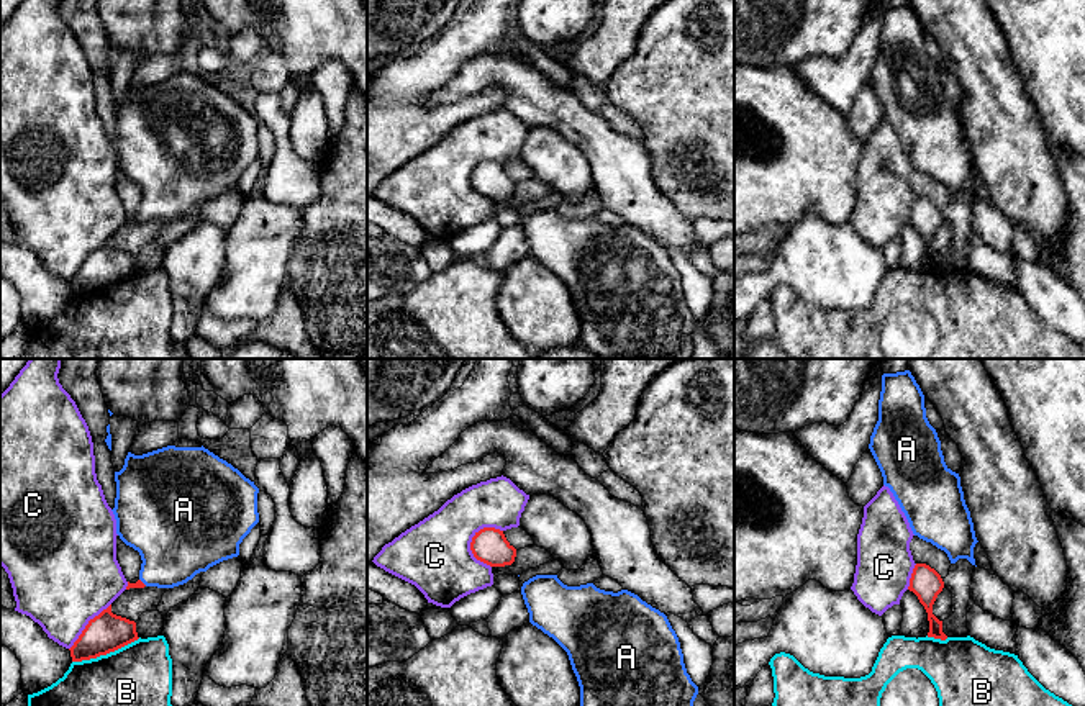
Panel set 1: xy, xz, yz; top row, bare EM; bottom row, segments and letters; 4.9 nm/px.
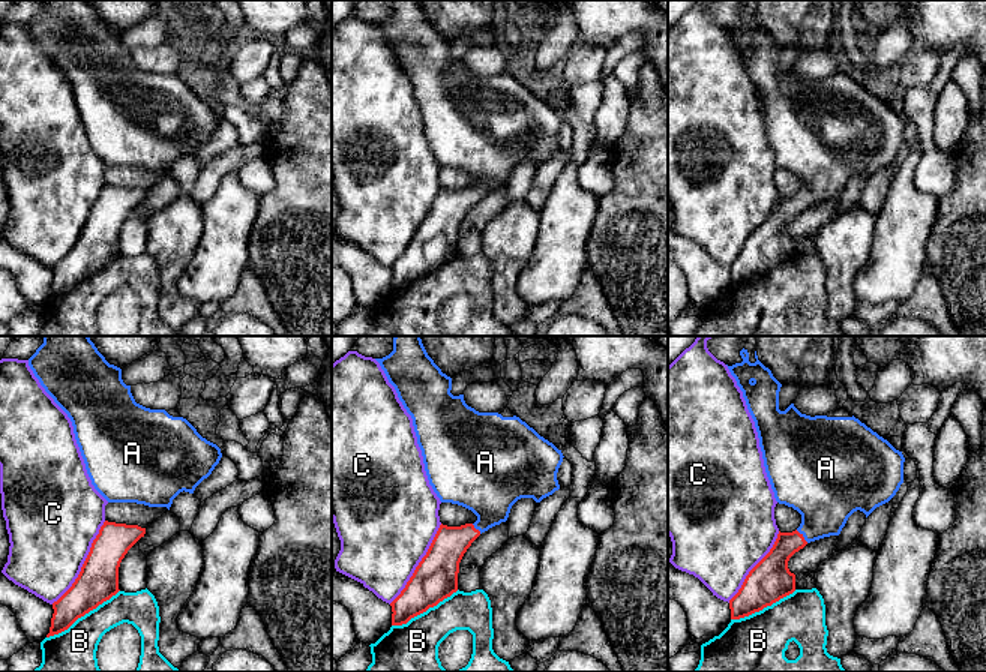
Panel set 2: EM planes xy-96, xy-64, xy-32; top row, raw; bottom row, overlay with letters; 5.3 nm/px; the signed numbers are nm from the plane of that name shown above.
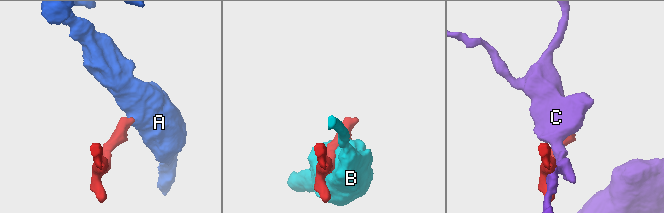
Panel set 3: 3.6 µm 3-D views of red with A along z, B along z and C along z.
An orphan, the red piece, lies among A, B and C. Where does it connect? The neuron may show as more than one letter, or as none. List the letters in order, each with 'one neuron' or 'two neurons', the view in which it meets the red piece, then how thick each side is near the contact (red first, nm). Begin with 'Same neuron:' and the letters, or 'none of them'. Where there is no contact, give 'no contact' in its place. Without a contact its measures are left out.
Same neuron: A
A: one neuron; meets red in xy; 40 nm thick on the red side, 360 nm on the other
B: two neurons; meets red in xy; 190 nm thick on the red side, 500 nm on the other
C: two neurons; meets red in xz; 170 nm thick on the red side, 360 nm on the other

